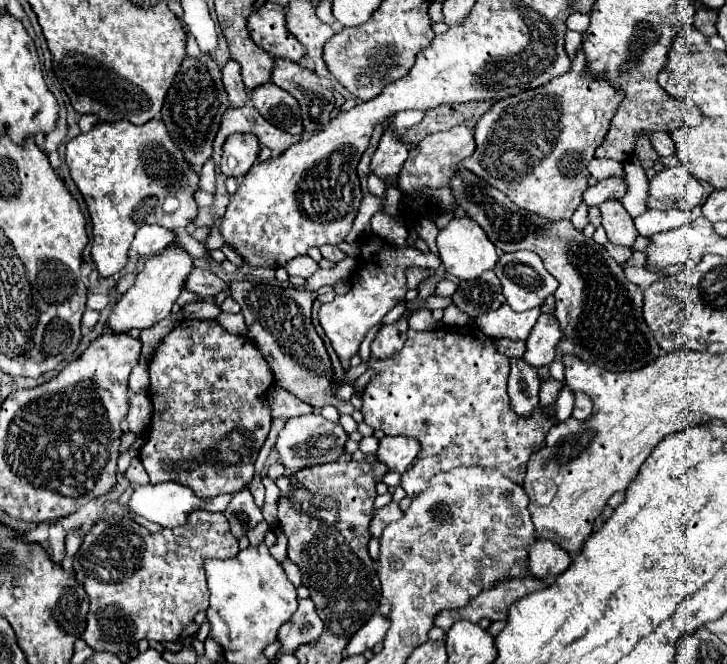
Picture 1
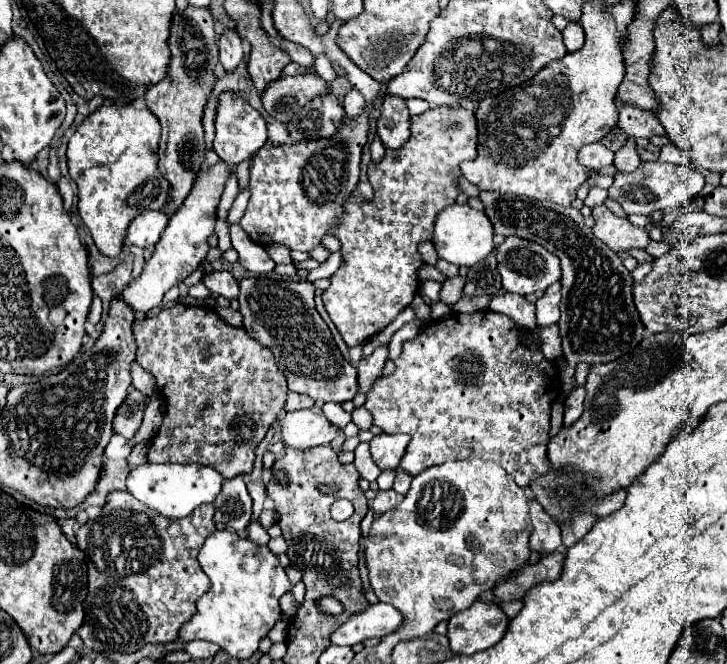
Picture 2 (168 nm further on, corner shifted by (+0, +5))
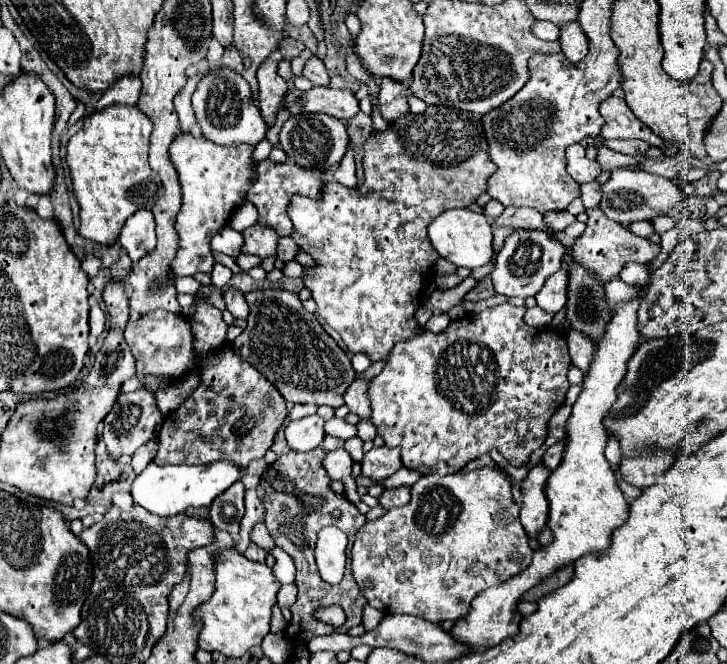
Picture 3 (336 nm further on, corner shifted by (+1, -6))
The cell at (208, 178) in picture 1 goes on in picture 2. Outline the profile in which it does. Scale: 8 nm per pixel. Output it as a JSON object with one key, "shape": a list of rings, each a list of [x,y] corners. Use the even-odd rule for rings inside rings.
{"shape":[[[216,218],[216,236],[218,236],[218,248],[224,252],[228,250],[232,244],[230,244],[230,228],[228,224],[222,220],[222,218]]]}

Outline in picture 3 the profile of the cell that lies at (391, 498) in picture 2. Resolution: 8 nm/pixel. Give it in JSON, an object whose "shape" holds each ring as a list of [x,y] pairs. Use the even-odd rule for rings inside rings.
{"shape":[[[407,485],[395,487],[395,489],[385,489],[385,493],[379,497],[379,503],[385,509],[393,509],[393,507],[407,505],[409,503],[409,493],[411,493],[411,487],[407,487]]]}

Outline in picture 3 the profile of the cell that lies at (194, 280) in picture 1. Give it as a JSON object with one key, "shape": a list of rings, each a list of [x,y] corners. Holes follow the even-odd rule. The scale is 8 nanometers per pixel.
{"shape":[[[227,289],[223,297],[225,297],[225,303],[227,303],[227,311],[235,319],[247,319],[249,317],[249,305],[247,305],[247,299],[245,299],[243,291]]]}

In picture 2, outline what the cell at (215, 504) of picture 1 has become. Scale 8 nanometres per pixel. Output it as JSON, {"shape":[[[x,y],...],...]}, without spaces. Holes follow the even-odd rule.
{"shape":[[[146,462],[140,468],[130,470],[126,486],[128,486],[128,492],[140,502],[144,502],[148,508],[160,512],[166,518],[178,520],[189,516],[198,506],[214,502],[222,490],[222,482],[224,480],[216,470],[204,468],[198,464],[184,466],[184,464],[148,464]]]}

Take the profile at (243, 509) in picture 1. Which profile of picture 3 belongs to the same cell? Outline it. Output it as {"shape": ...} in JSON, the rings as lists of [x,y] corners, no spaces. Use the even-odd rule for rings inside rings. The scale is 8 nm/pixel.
{"shape":[[[233,483],[223,495],[217,495],[211,503],[211,523],[217,529],[229,531],[235,539],[239,535],[239,519],[243,517],[245,505],[243,505],[243,483]]]}

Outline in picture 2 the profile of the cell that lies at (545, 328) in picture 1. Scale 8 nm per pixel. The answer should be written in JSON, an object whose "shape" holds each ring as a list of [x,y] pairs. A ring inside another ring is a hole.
{"shape":[[[560,282],[552,284],[552,288],[548,288],[542,298],[538,298],[538,302],[536,302],[538,326],[546,328],[552,324],[558,324],[558,318],[560,318],[558,304],[560,304]]]}

